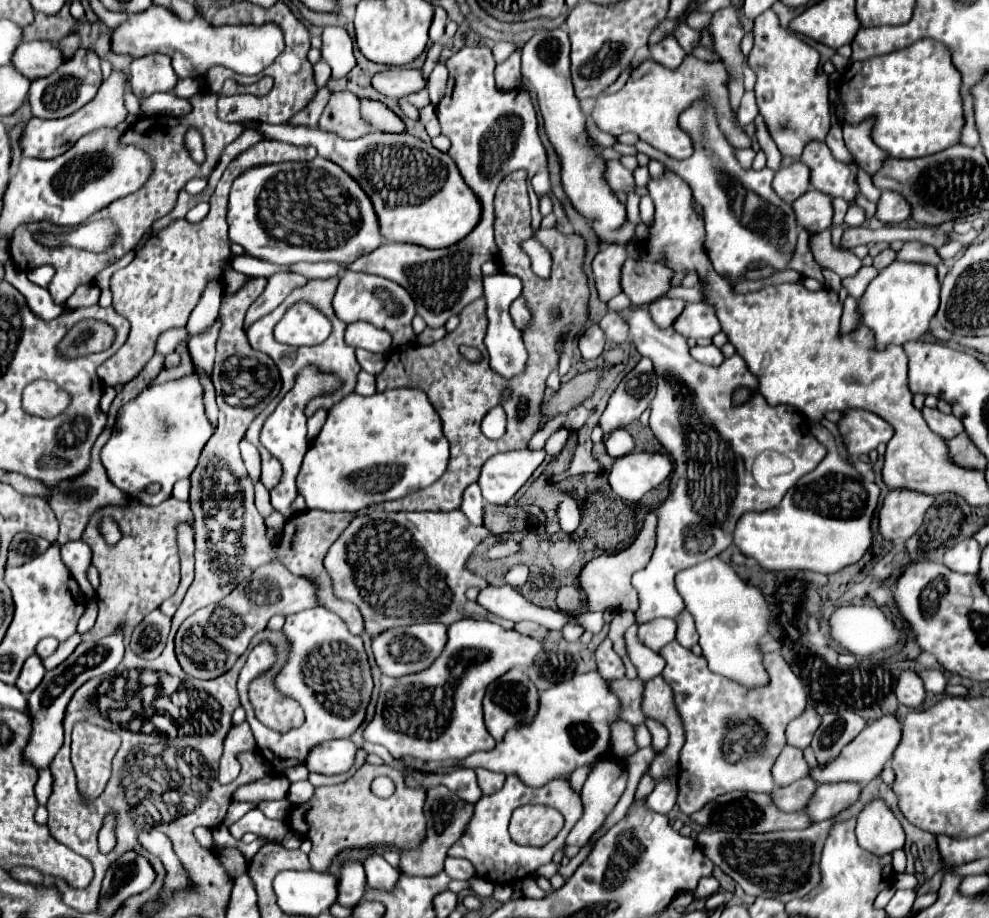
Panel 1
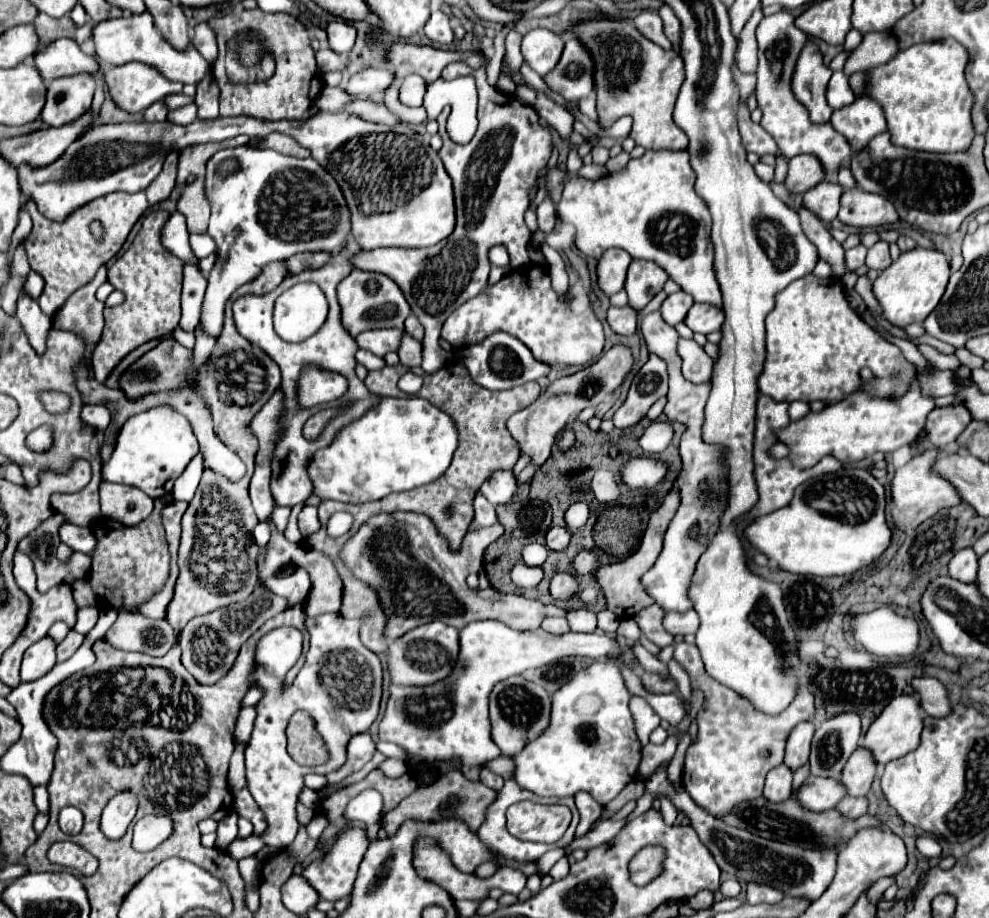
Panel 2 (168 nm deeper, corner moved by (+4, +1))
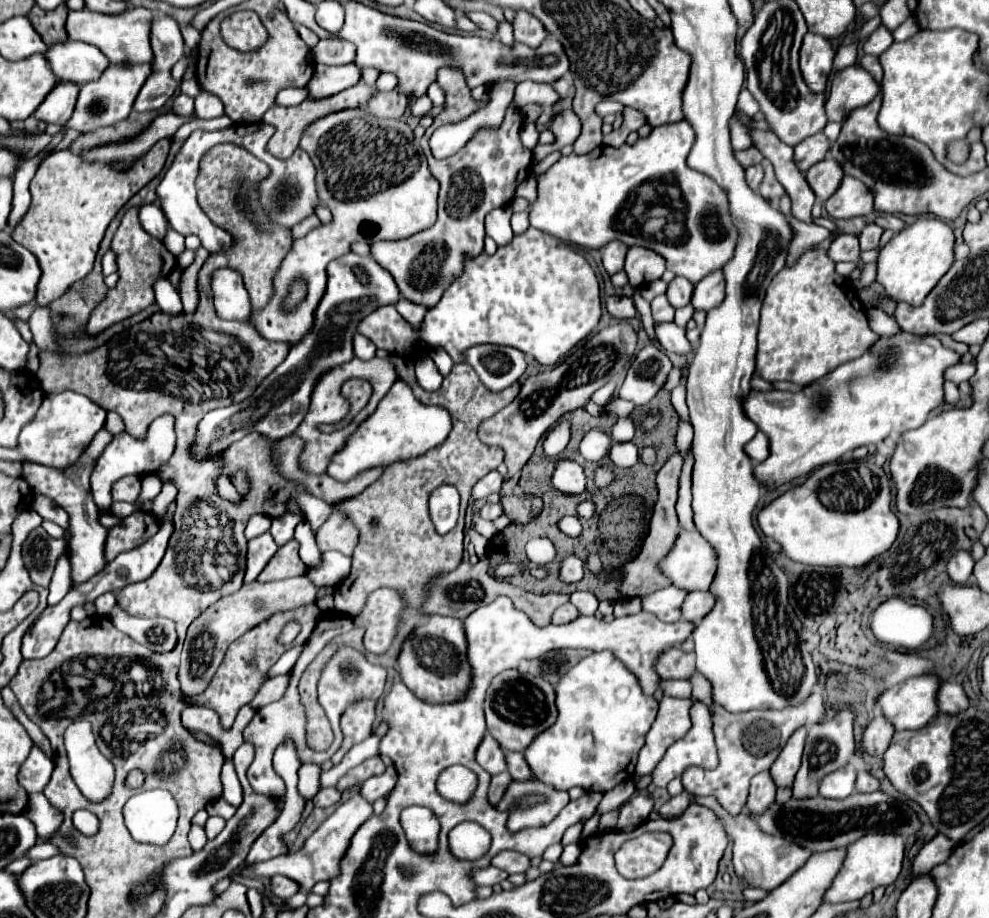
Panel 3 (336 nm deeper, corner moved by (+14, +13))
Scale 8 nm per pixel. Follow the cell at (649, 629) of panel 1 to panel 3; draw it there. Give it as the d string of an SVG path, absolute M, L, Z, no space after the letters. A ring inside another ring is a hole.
M690 592L684 598L684 602L680 606L680 612L682 612L684 620L698 622L710 612L712 606L714 606L714 596L710 592Z

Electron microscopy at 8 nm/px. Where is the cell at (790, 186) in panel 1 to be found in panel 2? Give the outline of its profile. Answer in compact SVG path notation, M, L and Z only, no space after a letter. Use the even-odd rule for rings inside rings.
M802 154L802 156L794 156L788 162L788 176L786 176L784 186L792 194L804 194L806 190L814 188L824 178L826 178L826 172L820 160L812 154Z

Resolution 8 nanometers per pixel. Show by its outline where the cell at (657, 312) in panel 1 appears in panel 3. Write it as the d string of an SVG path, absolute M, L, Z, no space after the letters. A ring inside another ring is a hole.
M674 278L670 284L668 284L668 290L666 290L666 298L670 302L670 306L674 308L680 308L680 306L686 306L690 302L690 296L692 296L692 288L694 284L688 282L686 278Z

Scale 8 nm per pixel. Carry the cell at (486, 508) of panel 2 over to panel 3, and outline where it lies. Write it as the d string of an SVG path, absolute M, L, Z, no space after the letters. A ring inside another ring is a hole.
M486 502L482 508L480 508L480 518L484 520L496 520L498 516L502 516L504 510L500 504L492 504L492 502Z

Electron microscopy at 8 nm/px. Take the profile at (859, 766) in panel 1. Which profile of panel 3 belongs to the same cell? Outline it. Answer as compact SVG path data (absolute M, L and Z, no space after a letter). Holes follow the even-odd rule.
M922 674L908 678L878 696L882 714L894 722L894 730L918 730L926 726L936 714L936 692L940 678Z

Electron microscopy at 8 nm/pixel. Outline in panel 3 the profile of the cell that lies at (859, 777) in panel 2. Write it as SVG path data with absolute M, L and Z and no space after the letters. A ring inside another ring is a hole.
M876 716L874 720L870 720L868 728L862 732L860 752L868 754L868 756L882 756L890 744L892 734L894 734L892 724L886 718Z

